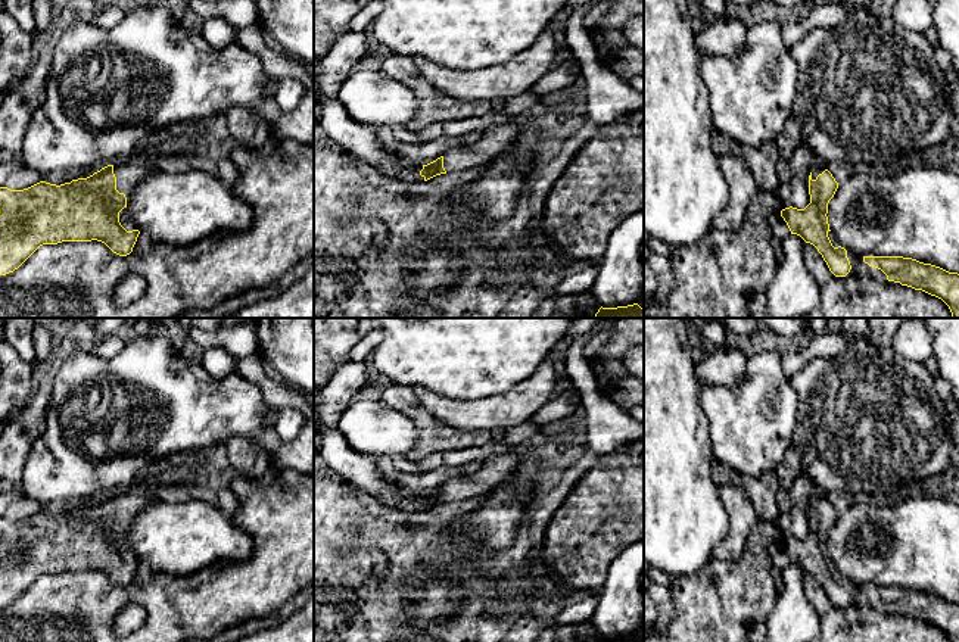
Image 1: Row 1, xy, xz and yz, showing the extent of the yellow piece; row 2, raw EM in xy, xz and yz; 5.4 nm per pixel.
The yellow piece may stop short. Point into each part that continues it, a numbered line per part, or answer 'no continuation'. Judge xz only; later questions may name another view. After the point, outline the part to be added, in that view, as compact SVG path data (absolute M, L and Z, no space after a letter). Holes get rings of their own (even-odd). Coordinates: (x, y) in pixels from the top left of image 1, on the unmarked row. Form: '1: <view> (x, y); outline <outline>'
1: xz (498, 468); outline M492 455L482 464L474 474L452 477L443 484L443 498L446 502L460 502L470 498L488 495L510 477L519 474L520 462L530 455Z

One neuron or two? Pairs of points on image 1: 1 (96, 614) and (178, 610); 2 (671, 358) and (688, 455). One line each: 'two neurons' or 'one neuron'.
1: one neuron
2: one neuron

